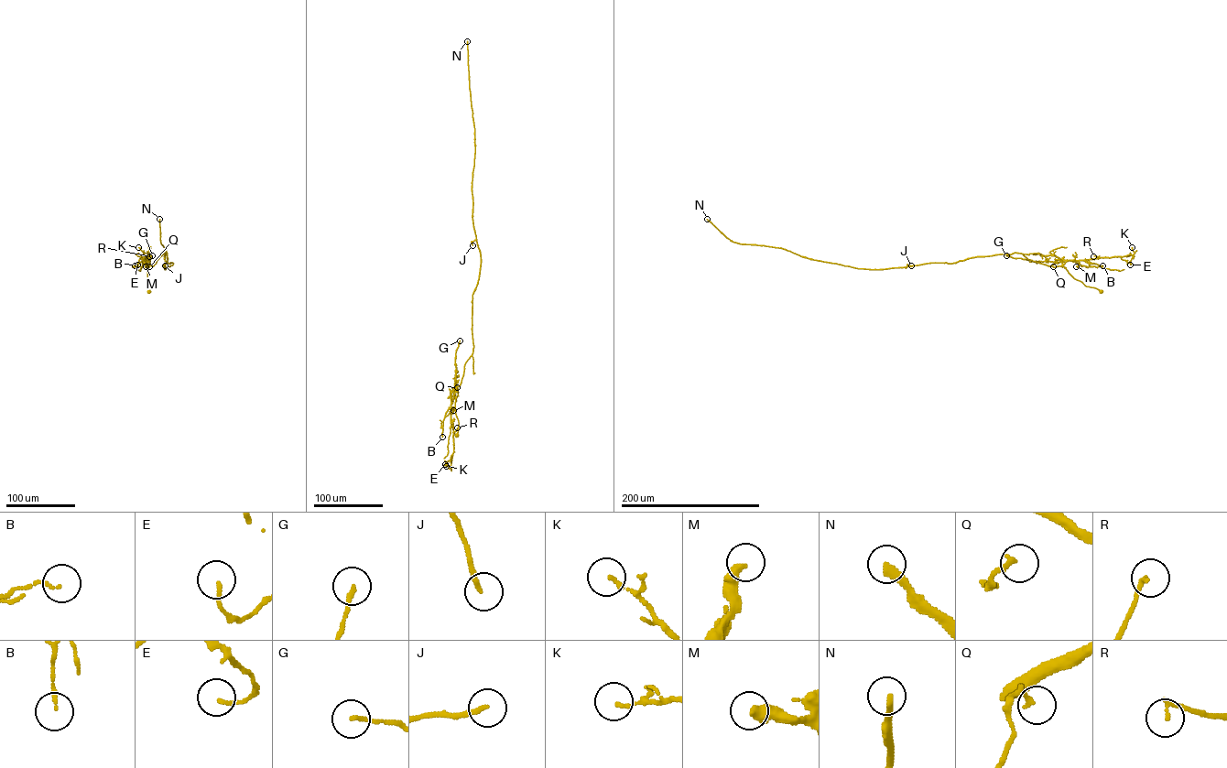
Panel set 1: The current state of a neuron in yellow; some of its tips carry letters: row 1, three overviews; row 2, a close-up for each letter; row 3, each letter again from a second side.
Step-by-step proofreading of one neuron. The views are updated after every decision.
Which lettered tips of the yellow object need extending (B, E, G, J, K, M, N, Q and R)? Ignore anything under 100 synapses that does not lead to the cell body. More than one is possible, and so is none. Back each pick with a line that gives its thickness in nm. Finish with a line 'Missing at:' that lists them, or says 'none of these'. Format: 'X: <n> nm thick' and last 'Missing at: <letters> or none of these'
N: 280 nm thick
Missing at: N

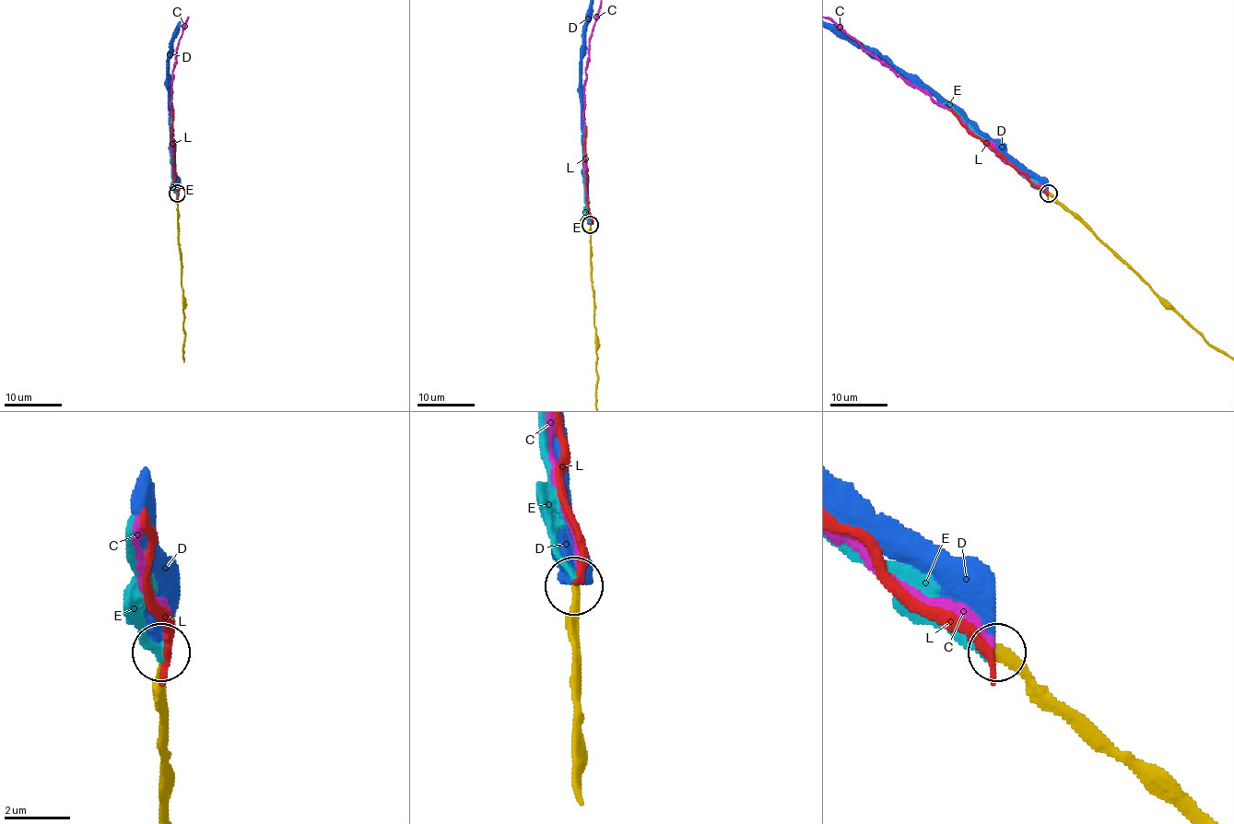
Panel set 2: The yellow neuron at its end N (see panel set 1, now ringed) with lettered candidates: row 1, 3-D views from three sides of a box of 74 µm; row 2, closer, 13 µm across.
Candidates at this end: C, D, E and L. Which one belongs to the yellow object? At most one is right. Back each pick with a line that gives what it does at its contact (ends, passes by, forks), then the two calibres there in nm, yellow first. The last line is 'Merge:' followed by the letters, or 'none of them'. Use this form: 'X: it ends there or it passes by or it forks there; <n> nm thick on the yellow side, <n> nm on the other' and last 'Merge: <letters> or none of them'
E: it ends there; 280 nm thick on the yellow side, 280 nm on the other
Merge: E

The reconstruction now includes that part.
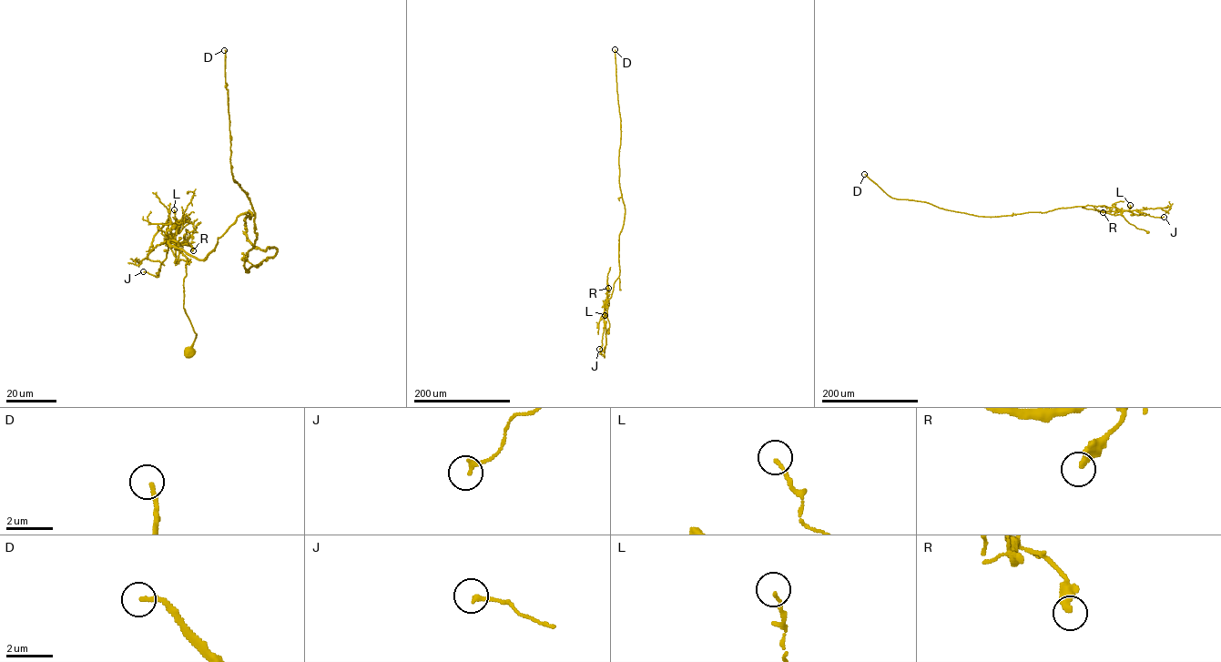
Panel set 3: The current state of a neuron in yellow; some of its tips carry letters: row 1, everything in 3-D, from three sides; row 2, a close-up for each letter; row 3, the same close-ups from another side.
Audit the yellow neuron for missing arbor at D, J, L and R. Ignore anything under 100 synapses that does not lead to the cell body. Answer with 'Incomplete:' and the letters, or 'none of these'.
Incomplete: D

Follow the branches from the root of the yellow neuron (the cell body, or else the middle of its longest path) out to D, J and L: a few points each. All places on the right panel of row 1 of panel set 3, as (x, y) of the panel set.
D: (1147, 232), (1129, 223), (1124, 210), (1112, 214), (1088, 205), (995, 217), (948, 210), (890, 198), (864, 174)
J: (1147, 232), (1129, 223), (1121, 214), (1124, 210), (1139, 209), (1154, 217), (1164, 217)
L: (1147, 232), (1129, 223), (1121, 214), (1129, 209), (1130, 205)

